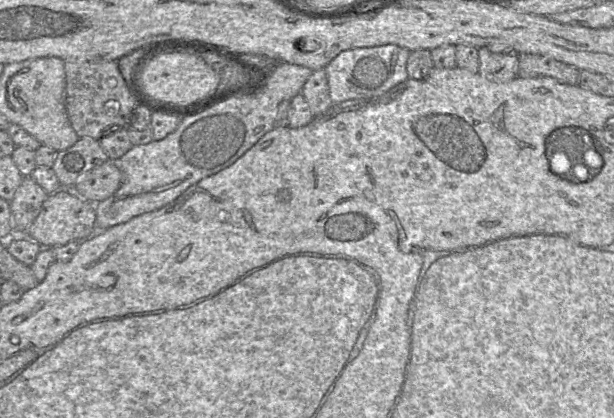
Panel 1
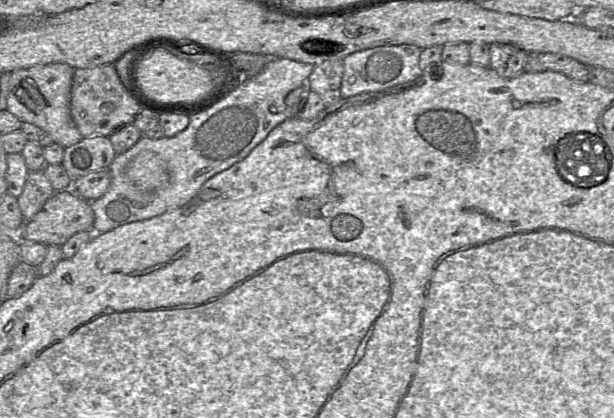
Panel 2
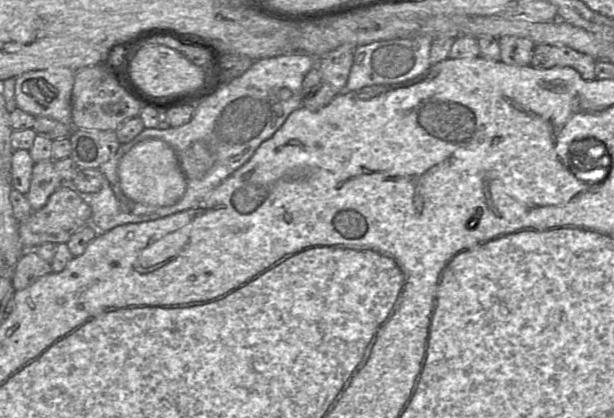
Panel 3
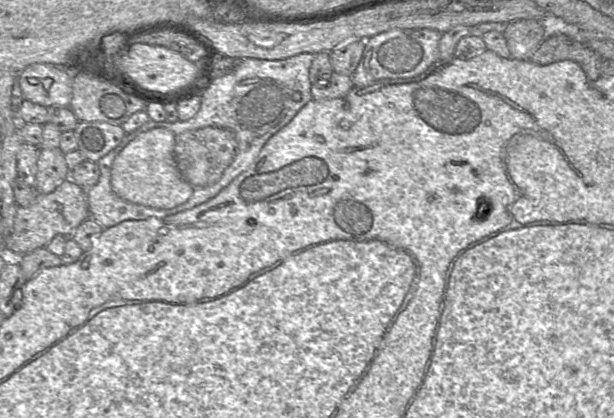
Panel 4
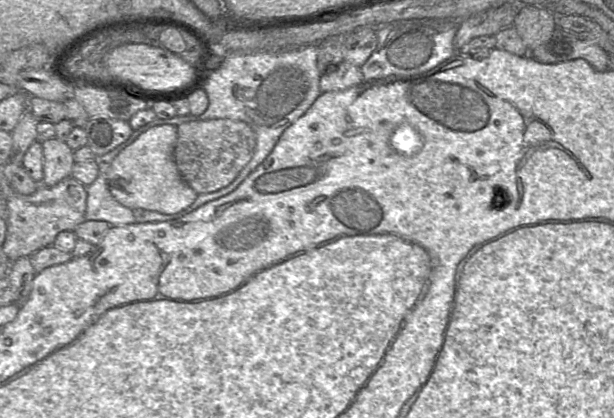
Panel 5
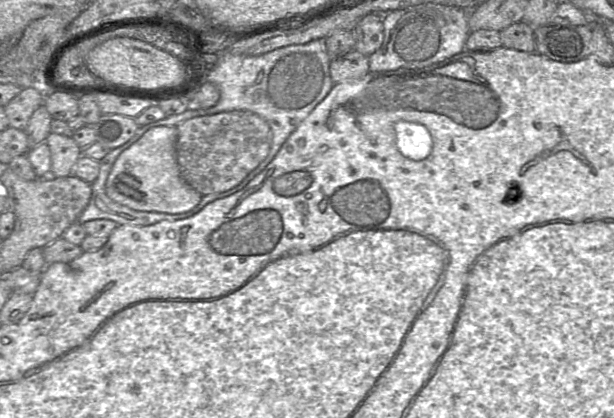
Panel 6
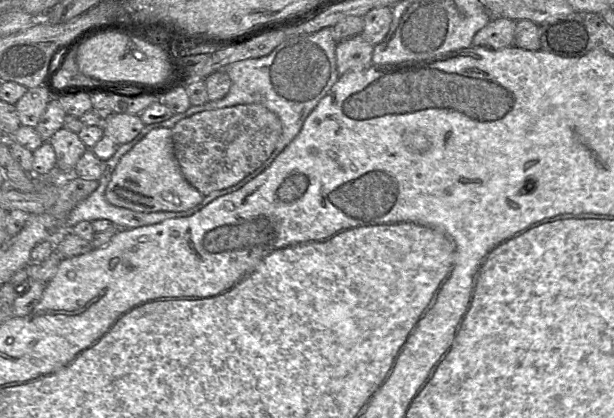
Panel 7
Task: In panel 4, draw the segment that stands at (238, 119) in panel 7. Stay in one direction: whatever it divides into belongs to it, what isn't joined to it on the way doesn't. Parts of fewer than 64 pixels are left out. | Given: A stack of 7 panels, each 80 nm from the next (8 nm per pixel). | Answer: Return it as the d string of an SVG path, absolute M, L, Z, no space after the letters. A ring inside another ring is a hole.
M205 127L176 135L174 156L179 171L193 188L203 188L218 182L237 154L234 132L218 127Z

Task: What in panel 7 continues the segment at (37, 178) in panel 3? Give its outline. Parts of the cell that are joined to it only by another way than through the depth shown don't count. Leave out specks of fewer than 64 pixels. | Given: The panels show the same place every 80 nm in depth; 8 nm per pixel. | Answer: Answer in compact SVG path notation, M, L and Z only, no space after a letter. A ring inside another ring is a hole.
M64 127L56 131L48 142L56 154L56 167L62 171L74 170L78 160L88 150L77 133Z

